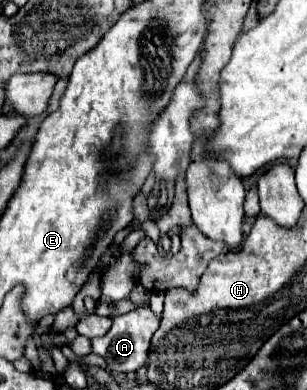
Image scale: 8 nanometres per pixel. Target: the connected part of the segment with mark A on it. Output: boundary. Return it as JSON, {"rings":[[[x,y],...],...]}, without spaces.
{"rings":[[[135,284],[133,290],[131,290],[129,300],[137,302],[137,308],[123,314],[123,316],[113,318],[113,326],[109,328],[109,332],[105,336],[99,336],[99,338],[91,340],[93,354],[99,354],[107,362],[107,368],[111,372],[135,372],[135,370],[139,370],[145,364],[151,336],[159,328],[159,318],[153,314],[151,306],[149,306],[151,292],[145,286]]]}

